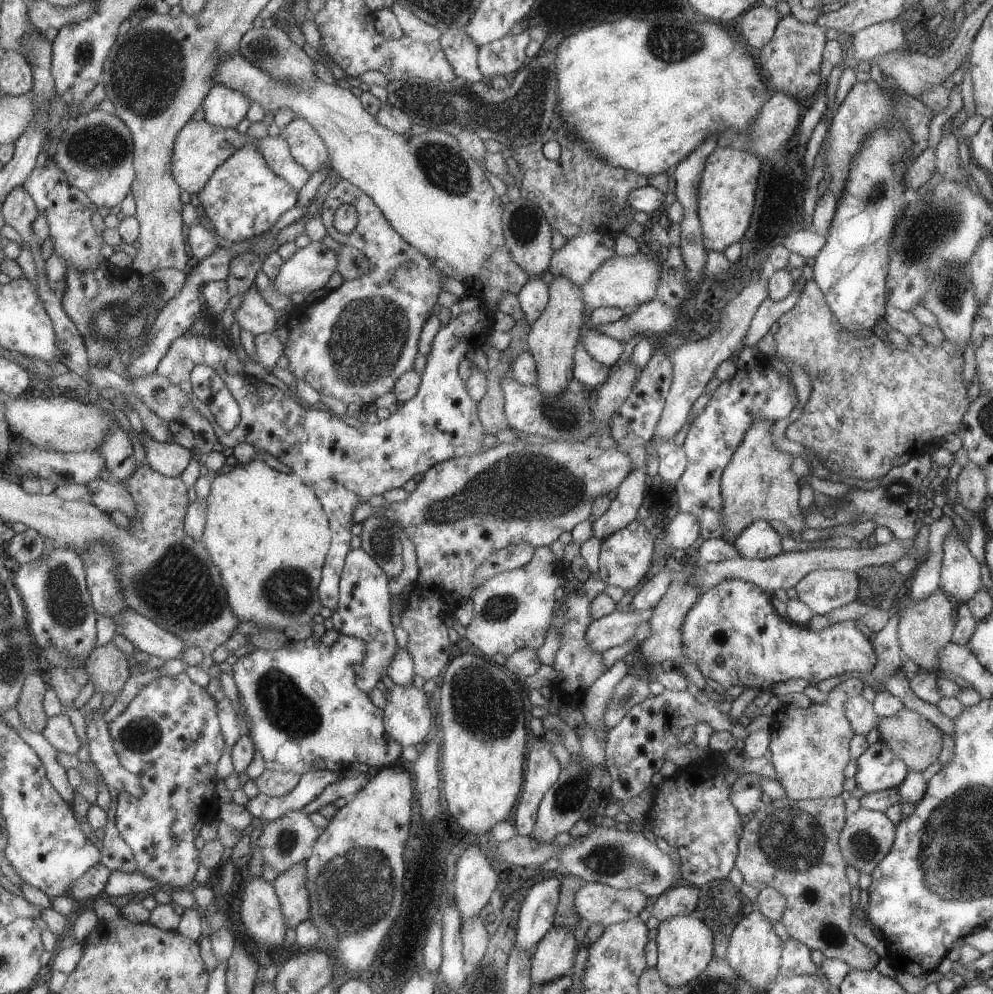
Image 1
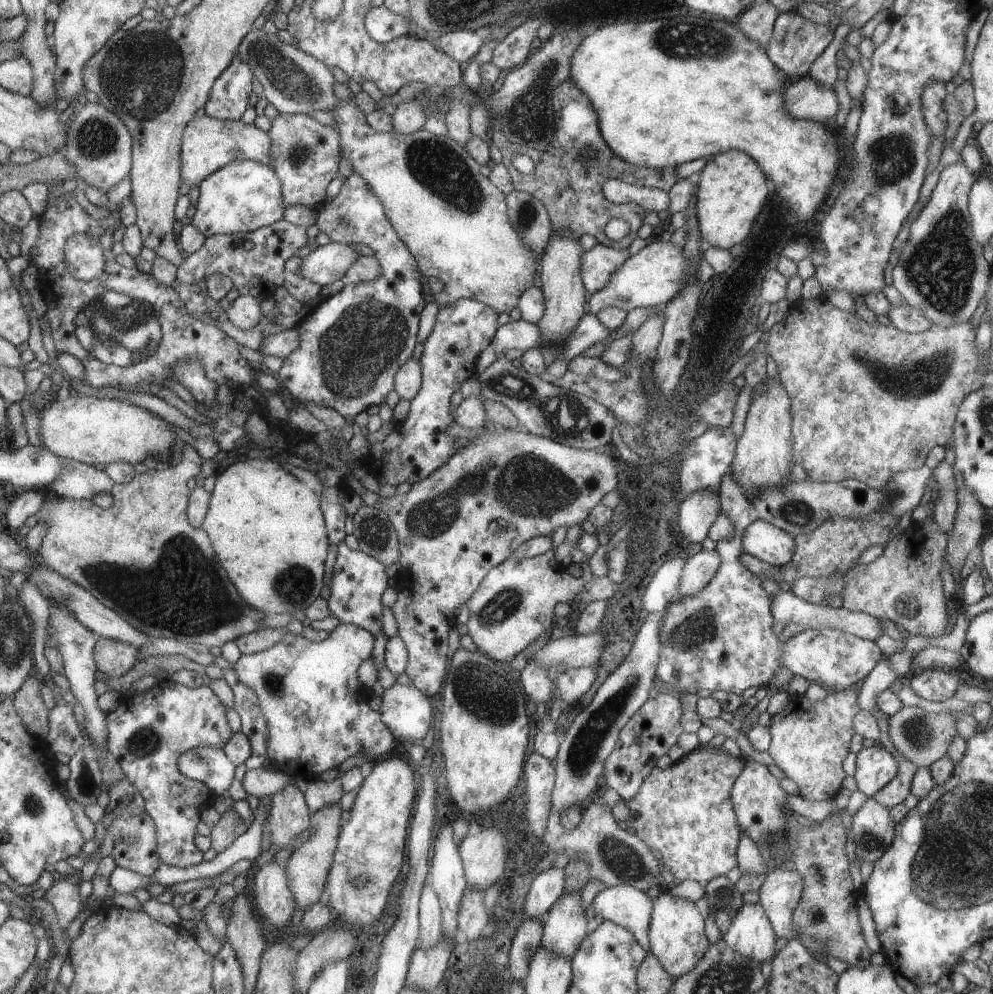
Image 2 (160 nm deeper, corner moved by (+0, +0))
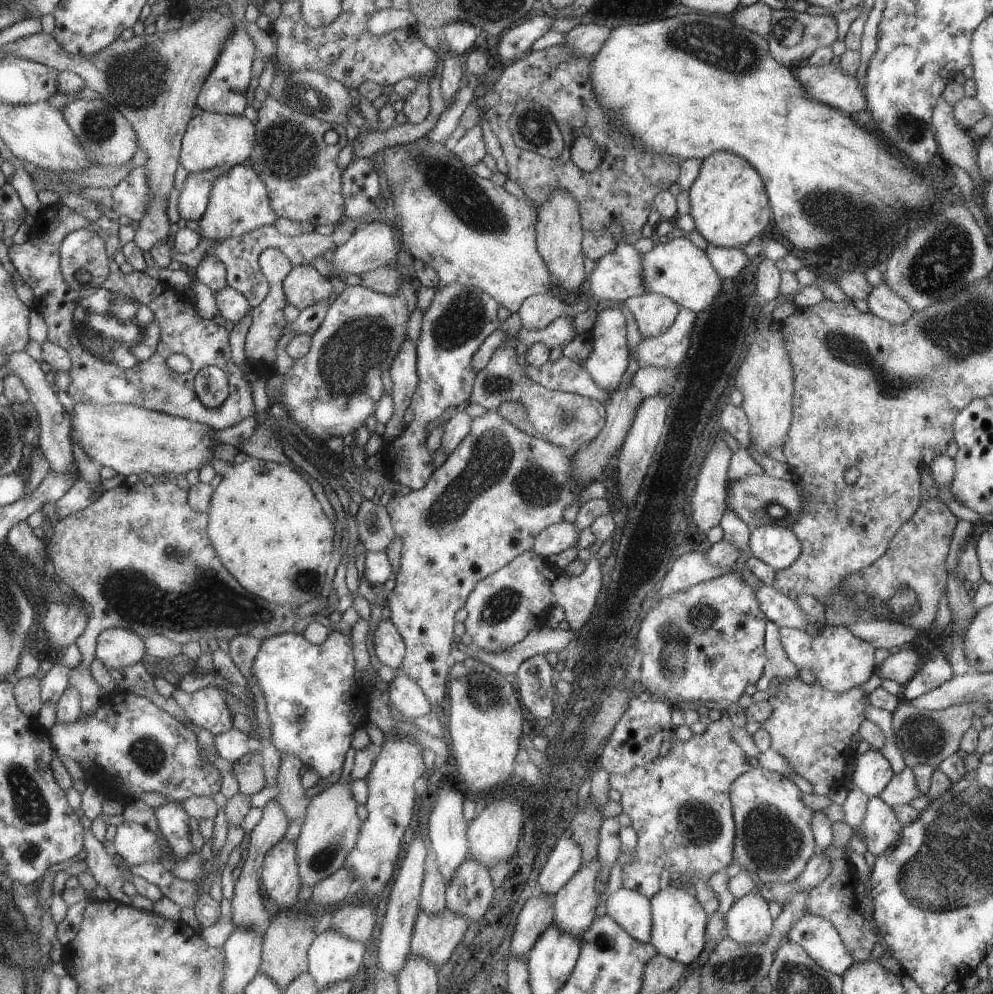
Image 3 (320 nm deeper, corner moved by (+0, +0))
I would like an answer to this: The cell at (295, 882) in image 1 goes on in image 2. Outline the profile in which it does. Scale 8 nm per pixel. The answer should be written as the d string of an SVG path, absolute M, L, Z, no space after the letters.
M339 802L323 806L311 813L309 839L296 847L286 861L284 867L286 868L288 887L298 909L305 910L310 904L324 898L326 876L333 862L332 856L341 830L341 813Z

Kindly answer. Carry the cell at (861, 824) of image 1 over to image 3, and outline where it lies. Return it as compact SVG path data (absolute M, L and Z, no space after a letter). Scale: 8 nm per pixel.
M878 796L869 797L861 830L858 832L864 835L866 850L873 856L881 854L900 839L902 828L903 825L896 819L892 807Z

